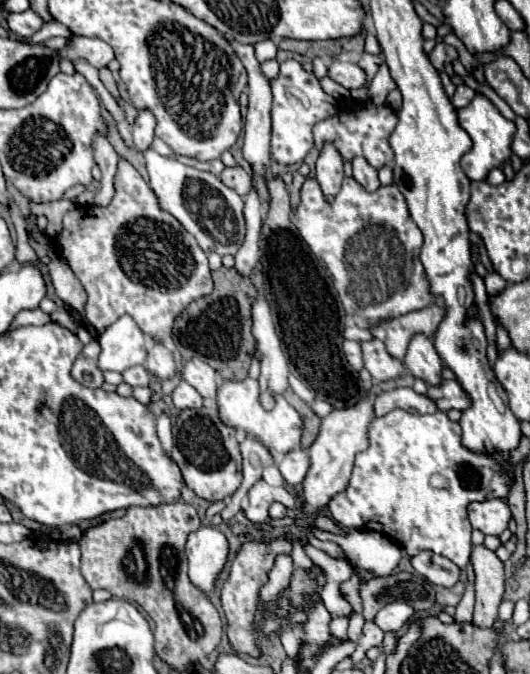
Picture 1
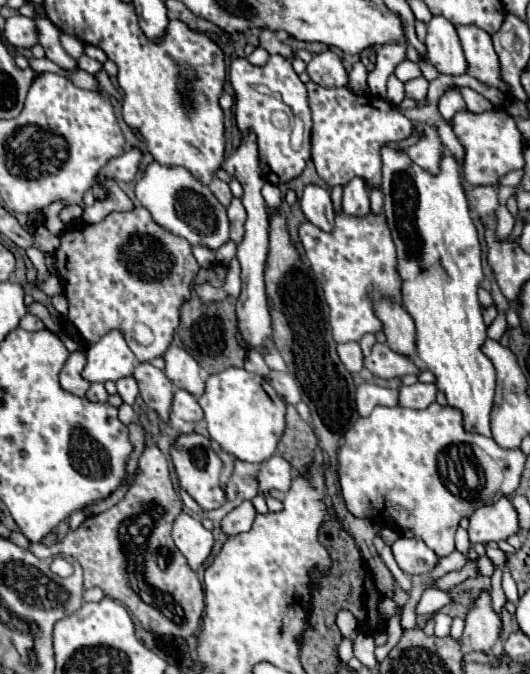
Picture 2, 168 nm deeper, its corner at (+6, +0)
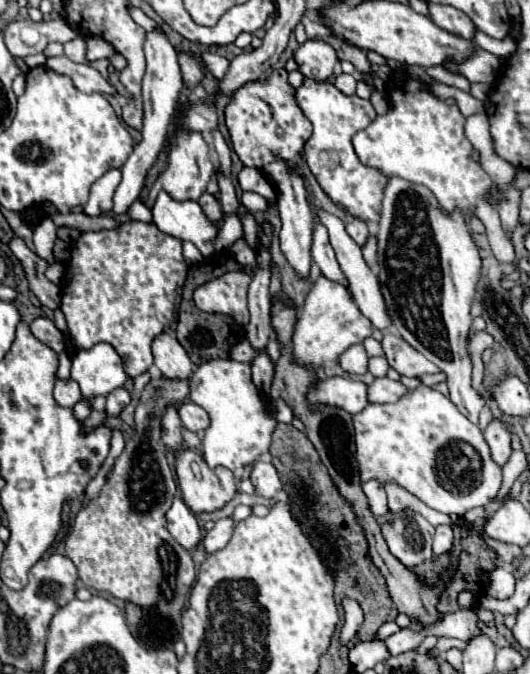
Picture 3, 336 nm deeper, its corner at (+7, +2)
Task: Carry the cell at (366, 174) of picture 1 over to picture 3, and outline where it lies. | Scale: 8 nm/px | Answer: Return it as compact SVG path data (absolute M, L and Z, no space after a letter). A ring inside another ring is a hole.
M355 217L353 221L347 221L347 233L351 235L351 239L353 239L359 247L363 247L365 241L367 241L367 237L369 237L367 223L365 223L365 221L359 221L357 217Z

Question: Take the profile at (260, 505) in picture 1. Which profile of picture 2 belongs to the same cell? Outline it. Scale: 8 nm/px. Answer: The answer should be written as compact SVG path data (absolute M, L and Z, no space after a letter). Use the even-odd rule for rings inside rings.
M242 501L236 509L232 509L224 519L222 519L222 531L228 535L238 535L244 533L252 527L254 519L256 519L256 509L252 505L252 501Z

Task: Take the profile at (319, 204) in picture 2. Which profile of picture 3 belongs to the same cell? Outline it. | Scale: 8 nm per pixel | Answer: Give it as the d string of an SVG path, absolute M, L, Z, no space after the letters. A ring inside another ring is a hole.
M315 225L315 233L313 233L313 261L319 267L319 271L329 279L335 281L343 287L349 287L349 281L343 277L343 271L339 269L339 263L335 261L335 253L327 241L327 229L323 229L323 225Z

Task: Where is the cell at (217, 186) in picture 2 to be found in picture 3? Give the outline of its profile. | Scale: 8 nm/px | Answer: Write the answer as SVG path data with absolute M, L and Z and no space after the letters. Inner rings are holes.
M203 193L203 195L199 197L197 203L201 205L201 209L203 209L203 213L205 213L205 217L207 217L209 221L213 221L213 223L221 221L221 217L223 217L223 213L221 213L221 205L219 205L219 201L217 201L213 195Z

